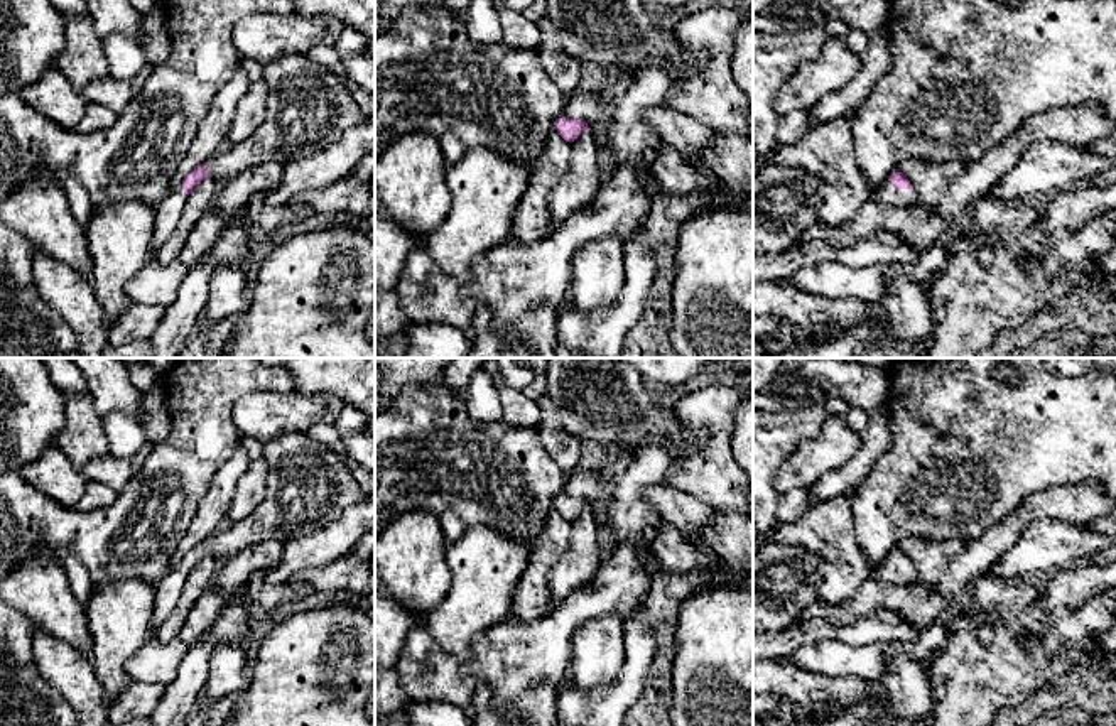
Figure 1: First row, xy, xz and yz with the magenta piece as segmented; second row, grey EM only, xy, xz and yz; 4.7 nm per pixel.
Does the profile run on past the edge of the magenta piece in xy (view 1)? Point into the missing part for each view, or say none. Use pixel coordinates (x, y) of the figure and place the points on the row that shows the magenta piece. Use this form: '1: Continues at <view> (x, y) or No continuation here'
1: Continues at xy (308, 107)

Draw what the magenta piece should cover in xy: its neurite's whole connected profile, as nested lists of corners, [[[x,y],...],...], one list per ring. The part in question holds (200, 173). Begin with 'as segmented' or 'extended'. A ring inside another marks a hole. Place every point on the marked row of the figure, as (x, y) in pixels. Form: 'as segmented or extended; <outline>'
extended; [[[285,56],[265,64],[263,81],[268,86],[267,118],[263,125],[250,138],[233,144],[228,152],[216,154],[198,165],[184,177],[181,187],[169,191],[169,194],[154,206],[152,253],[169,240],[181,218],[186,198],[203,179],[214,177],[221,184],[267,162],[285,165],[294,159],[336,144],[346,130],[368,122],[368,116],[356,105],[346,83],[309,56]]]

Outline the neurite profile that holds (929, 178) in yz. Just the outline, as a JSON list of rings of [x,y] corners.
[[[910,157],[900,164],[900,171],[908,177],[913,196],[927,206],[935,206],[945,186],[961,176],[964,164]]]

